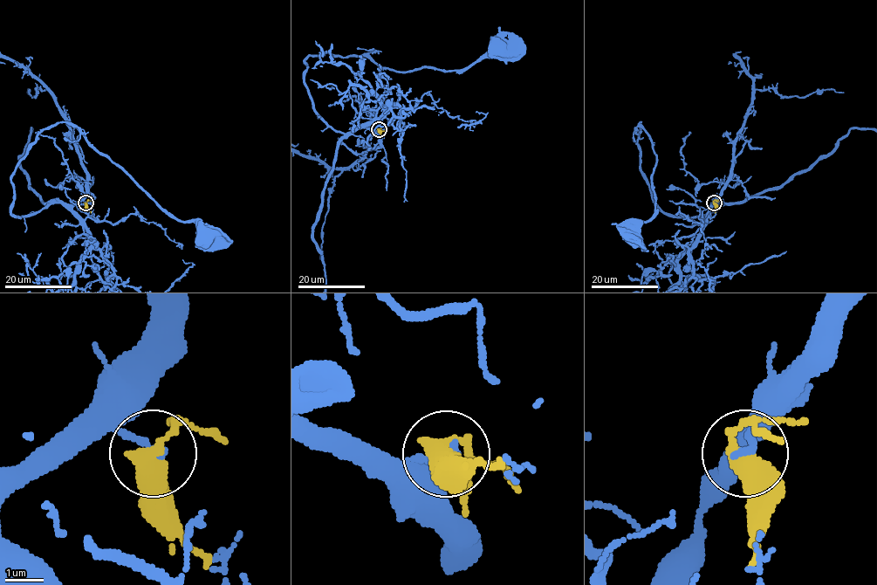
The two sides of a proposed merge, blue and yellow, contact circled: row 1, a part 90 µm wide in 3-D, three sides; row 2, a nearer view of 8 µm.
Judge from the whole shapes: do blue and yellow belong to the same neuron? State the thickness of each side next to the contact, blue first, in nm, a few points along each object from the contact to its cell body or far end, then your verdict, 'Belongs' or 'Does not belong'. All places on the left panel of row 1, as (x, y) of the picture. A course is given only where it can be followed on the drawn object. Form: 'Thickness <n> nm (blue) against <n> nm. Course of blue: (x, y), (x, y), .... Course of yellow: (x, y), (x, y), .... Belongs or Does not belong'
Thickness 200 nm (blue) against 460 nm. Course of blue: (85, 202), (11, 213), (17, 164), (58, 122), (73, 125), (165, 210), (206, 233). Course of yellow: (85, 203), (91, 213). Does not belong

